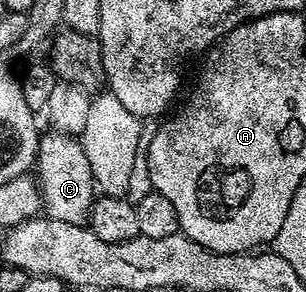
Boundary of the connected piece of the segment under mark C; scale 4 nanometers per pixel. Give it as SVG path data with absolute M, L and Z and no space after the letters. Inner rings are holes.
M58 132L44 133L39 140L37 181L43 195L46 217L62 220L64 224L84 225L91 217L91 205L97 197L97 187L89 159L78 137Z

